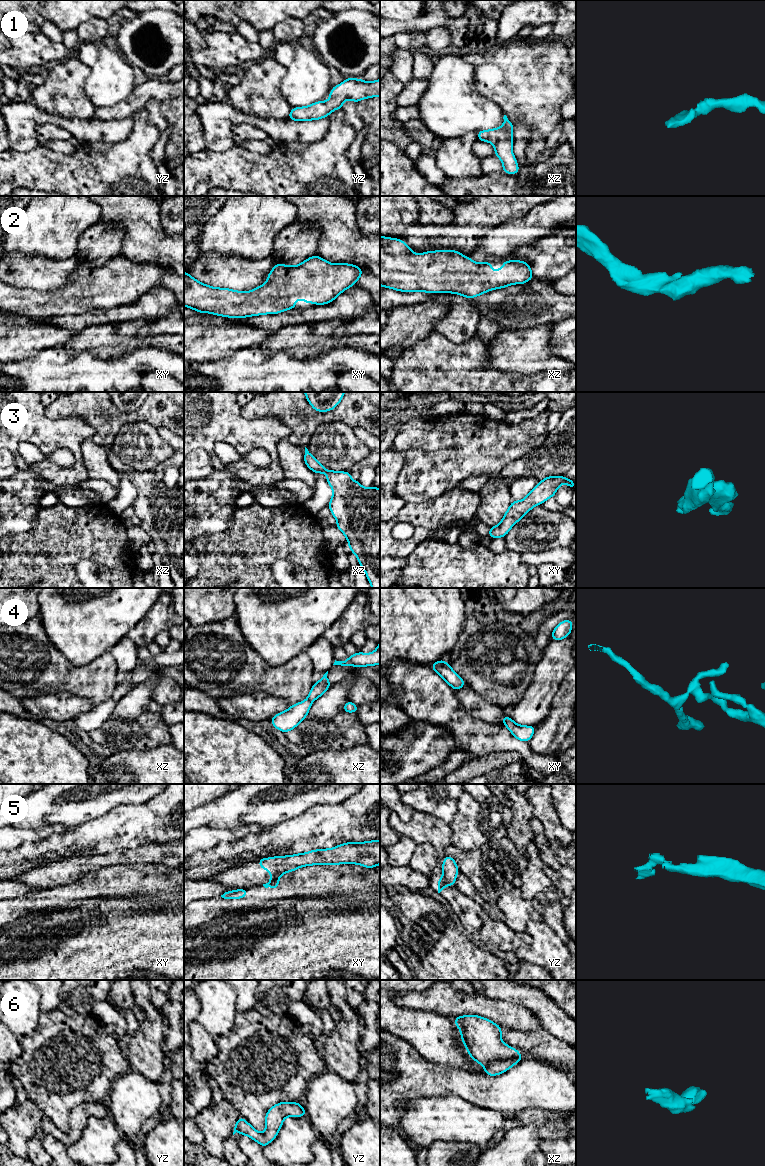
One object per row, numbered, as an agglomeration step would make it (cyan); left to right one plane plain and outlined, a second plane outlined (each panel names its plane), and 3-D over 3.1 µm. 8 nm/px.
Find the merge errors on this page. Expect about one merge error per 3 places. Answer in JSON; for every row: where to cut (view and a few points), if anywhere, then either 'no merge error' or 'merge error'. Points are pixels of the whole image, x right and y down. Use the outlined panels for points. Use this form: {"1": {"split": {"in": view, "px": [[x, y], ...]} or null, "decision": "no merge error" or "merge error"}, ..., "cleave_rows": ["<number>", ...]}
{"1": {"split": null, "decision": "no merge error"}, "2": {"split": null, "decision": "no merge error"}, "3": {"split": null, "decision": "no merge error"}, "4": {"split": {"in": "xz", "px": [[307, 698], [312, 701]]}, "decision": "merge error"}, "5": {"split": {"in": "yz", "px": [[444, 876], [449, 884]]}, "decision": "merge error"}, "6": {"split": null, "decision": "no merge error"}, "cleave_rows": ["4", "5"]}

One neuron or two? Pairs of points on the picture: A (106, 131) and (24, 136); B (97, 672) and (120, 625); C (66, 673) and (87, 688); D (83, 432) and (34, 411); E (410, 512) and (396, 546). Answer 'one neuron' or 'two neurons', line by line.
A: one neuron
B: two neurons
C: one neuron
D: one neuron
E: one neuron

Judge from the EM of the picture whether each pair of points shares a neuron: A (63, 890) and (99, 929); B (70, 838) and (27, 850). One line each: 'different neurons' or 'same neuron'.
A: different neurons
B: same neuron

